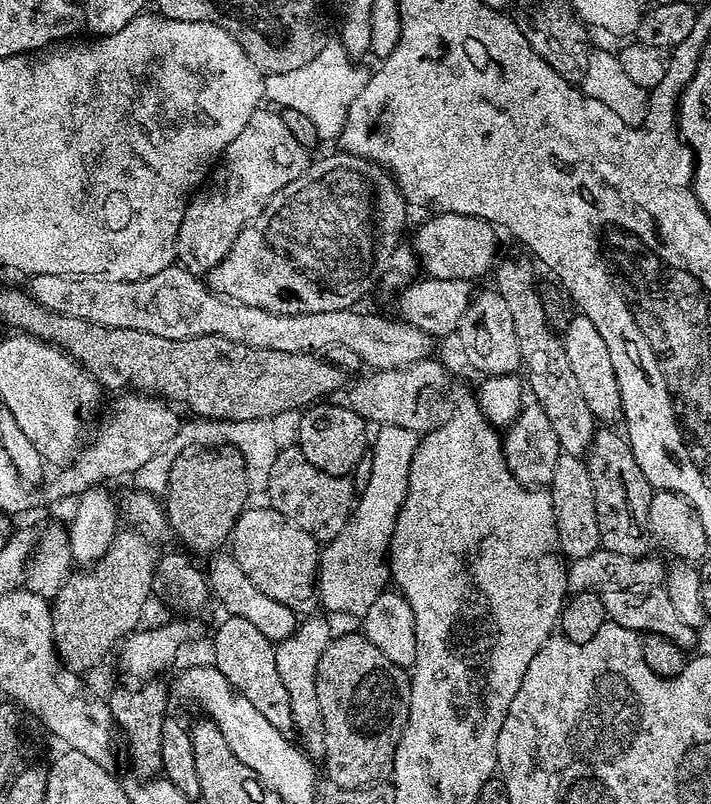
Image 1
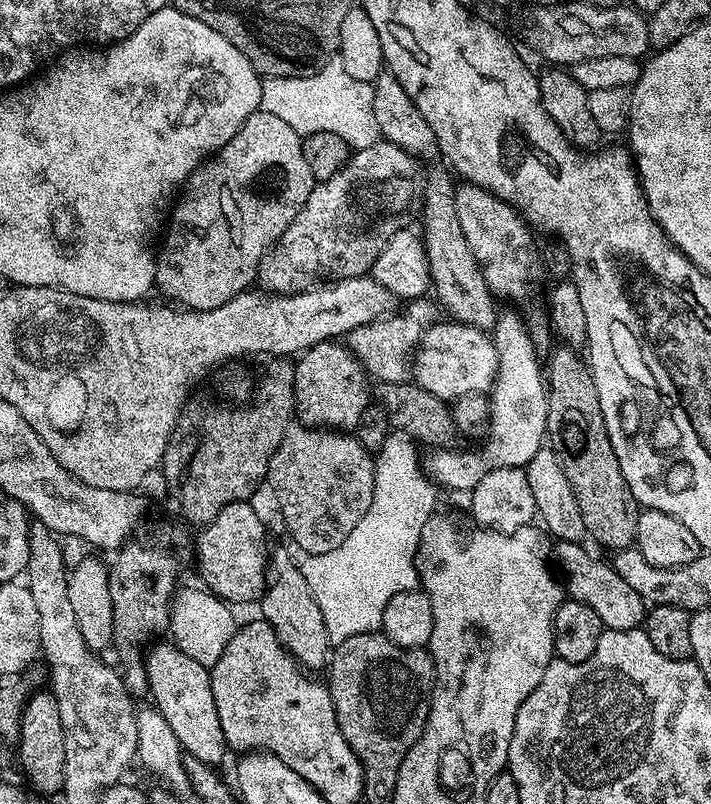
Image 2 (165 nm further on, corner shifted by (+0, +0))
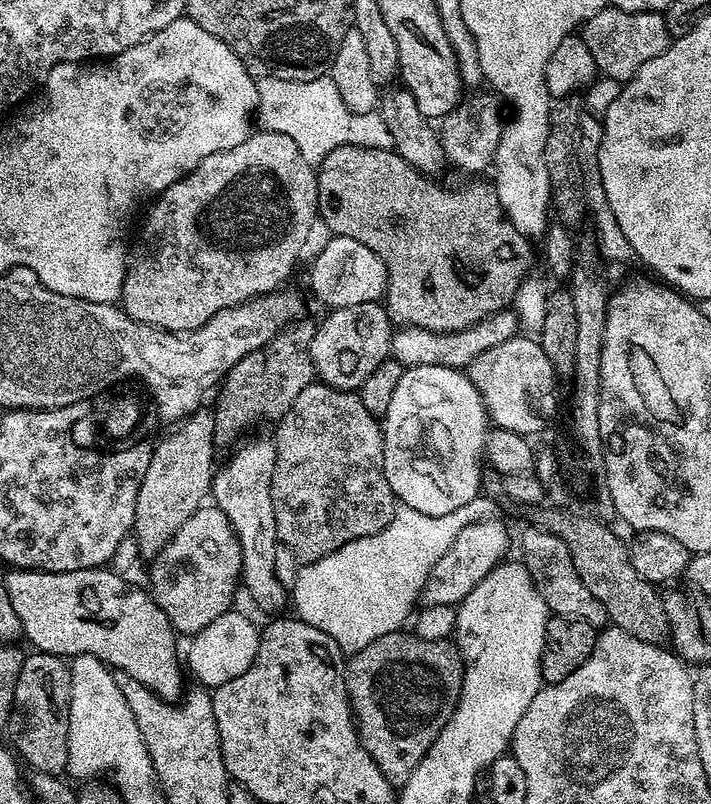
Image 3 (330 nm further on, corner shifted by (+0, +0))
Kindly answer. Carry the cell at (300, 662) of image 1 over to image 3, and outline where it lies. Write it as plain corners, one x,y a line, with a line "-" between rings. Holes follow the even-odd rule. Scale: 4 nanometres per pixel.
271,439
248,440
224,465
222,463
215,469
212,478
211,499
215,507
226,514
234,534
238,538
238,546
242,550
242,577
243,587
248,587
252,600
260,608
276,614
283,604
286,604
286,585
276,576
274,566
274,554
278,547
276,539
276,527
274,526
274,502
272,501
272,479
274,478
274,466
276,465
276,445

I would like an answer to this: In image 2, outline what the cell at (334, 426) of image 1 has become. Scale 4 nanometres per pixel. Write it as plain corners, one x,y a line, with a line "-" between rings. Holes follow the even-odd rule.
339,339
323,340
321,344
299,353
295,361
295,419
307,428
327,428
351,433
358,428
363,412
370,404
368,384
369,375
344,342

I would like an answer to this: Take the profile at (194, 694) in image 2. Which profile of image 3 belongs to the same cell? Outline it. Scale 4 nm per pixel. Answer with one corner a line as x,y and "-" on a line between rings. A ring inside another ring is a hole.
108,566
65,572
12,568
2,576
6,594
14,606
14,614
18,614
23,639
28,639
37,653
45,652
63,658
90,654
104,661
109,669
124,672
130,678
142,682
142,686
149,688
158,698
169,702
179,701
186,691
186,683
181,657
180,660
176,657
178,633
158,602
154,602
151,591
147,587
139,588
130,581
128,576
119,576

